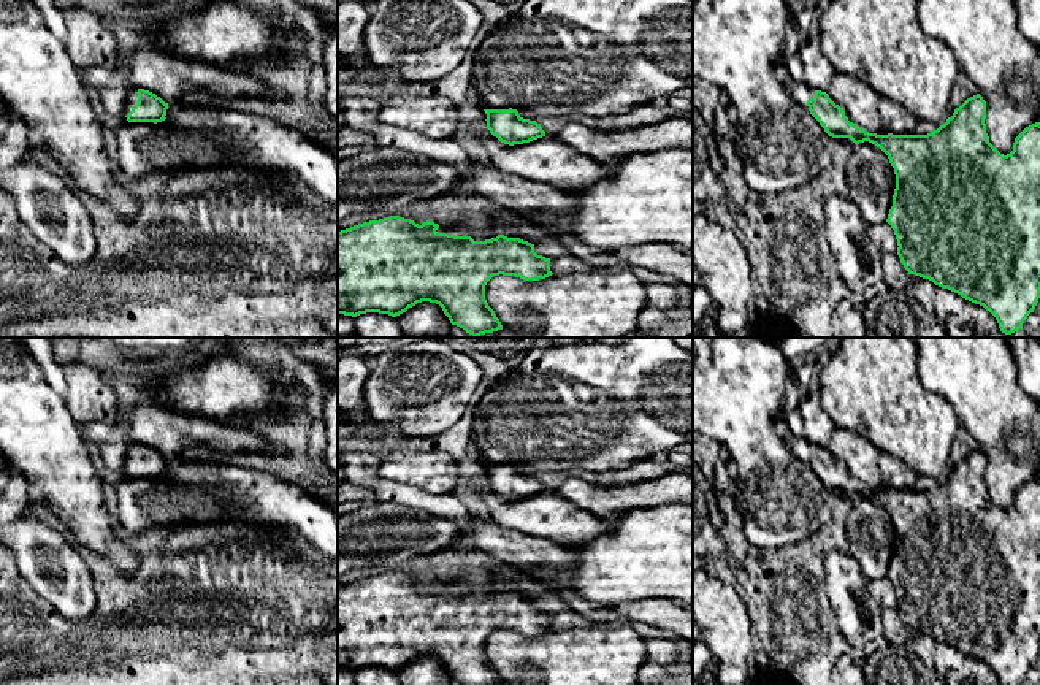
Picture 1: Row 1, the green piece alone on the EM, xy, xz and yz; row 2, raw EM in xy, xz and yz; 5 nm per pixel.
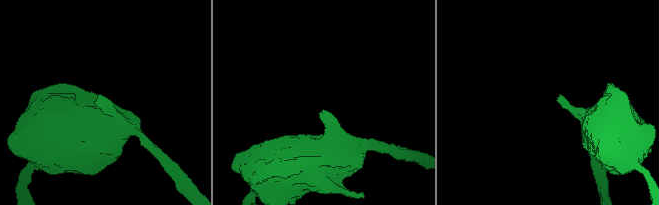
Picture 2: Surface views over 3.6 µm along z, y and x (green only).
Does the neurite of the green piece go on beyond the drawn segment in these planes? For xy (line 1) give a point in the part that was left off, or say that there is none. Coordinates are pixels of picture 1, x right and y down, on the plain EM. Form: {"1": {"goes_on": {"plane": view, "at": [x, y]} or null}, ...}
{"1": {"goes_on": {"plane": "xy", "at": [133, 447]}}}

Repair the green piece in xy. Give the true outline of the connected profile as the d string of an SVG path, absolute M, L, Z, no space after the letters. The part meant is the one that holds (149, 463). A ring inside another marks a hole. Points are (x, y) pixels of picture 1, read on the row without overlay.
M130 444L124 471L128 477L162 477L166 473L168 458L144 444Z

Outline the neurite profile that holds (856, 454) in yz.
M835 427L829 436L826 449L845 466L848 476L856 482L861 482L869 488L877 488L881 484L878 468L881 452L866 438Z

